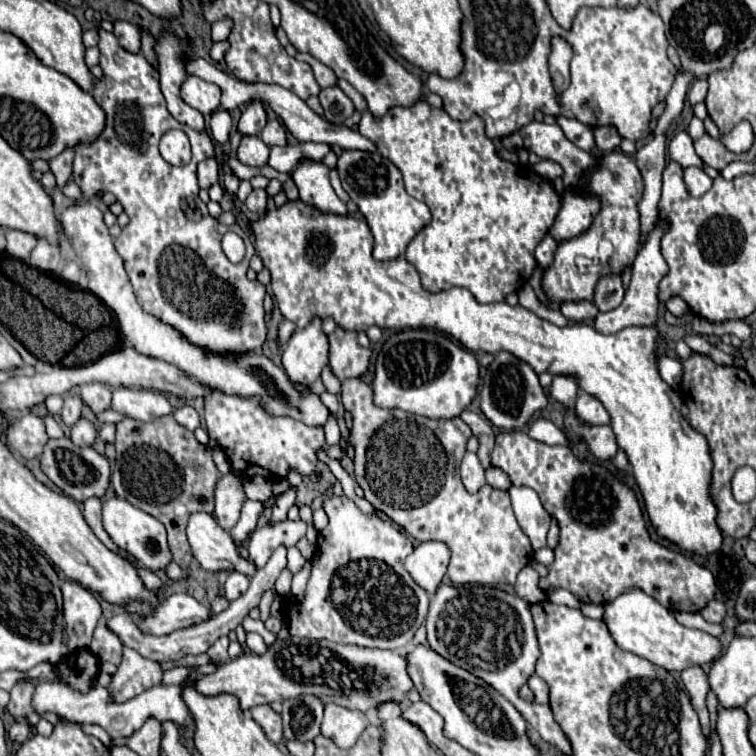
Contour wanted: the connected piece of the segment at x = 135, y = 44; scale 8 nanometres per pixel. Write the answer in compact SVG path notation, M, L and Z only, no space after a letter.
M116 20L114 22L114 34L120 40L120 46L128 52L140 52L140 32L134 24Z

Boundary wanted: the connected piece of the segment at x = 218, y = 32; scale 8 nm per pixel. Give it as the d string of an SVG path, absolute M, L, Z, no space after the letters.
M222 20L218 24L212 24L212 42L222 42L228 38L228 32L230 32L230 22L228 20Z

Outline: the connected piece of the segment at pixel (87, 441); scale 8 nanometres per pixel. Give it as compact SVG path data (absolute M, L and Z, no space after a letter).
M84 416L70 428L70 440L76 446L92 446L94 444L94 438L96 438L96 428Z

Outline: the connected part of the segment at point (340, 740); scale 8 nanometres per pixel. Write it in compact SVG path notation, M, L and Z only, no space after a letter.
M326 704L320 734L336 742L340 748L350 748L356 744L358 736L368 724L370 722L362 712L354 712L338 704Z

